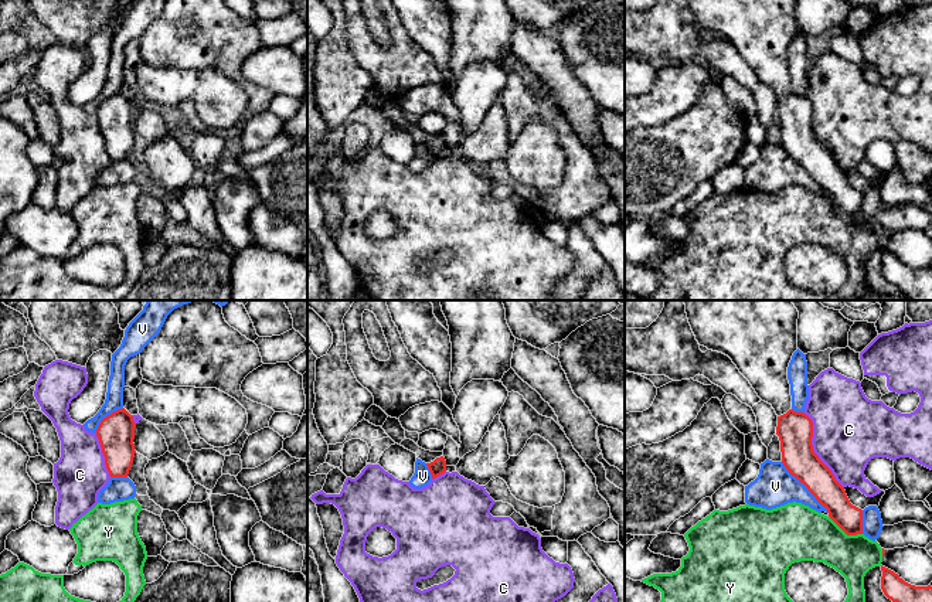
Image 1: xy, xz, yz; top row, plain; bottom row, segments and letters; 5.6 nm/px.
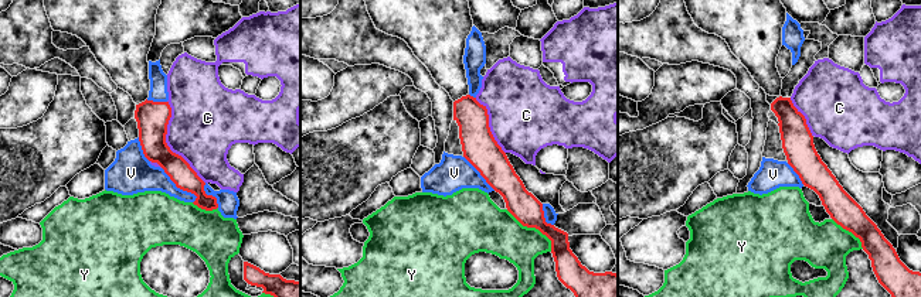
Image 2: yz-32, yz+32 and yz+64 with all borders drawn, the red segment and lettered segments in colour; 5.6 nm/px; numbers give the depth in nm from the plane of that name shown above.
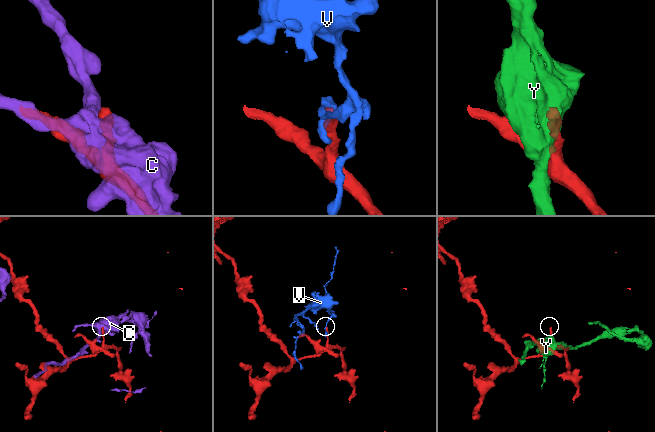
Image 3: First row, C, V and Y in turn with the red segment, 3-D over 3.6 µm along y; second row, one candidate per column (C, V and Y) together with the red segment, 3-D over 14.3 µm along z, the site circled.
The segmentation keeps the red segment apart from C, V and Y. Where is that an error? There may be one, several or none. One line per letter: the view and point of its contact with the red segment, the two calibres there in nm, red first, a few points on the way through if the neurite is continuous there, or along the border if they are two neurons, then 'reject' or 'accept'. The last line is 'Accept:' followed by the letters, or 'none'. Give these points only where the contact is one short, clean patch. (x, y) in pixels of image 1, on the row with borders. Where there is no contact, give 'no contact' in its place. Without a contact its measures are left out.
C: yz (813, 451) | 200/420 nm | reject
V: yz (805, 485) | 190/220 nm | reject
Y: yz (846, 533) | 160/300 nm | reject
Accept: none

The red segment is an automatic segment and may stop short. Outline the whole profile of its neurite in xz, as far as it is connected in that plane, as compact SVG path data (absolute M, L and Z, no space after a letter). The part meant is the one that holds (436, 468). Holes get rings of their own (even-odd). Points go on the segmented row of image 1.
M404 439L401 443L405 449L414 452L418 459L428 465L432 479L443 475L446 472L446 460L443 452L431 452L419 448L414 441Z

